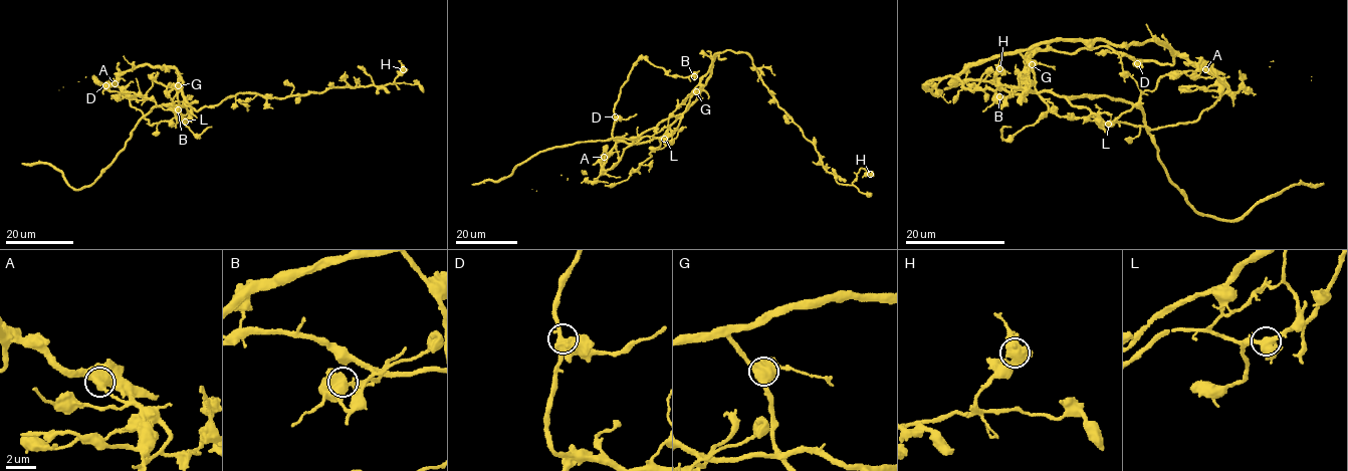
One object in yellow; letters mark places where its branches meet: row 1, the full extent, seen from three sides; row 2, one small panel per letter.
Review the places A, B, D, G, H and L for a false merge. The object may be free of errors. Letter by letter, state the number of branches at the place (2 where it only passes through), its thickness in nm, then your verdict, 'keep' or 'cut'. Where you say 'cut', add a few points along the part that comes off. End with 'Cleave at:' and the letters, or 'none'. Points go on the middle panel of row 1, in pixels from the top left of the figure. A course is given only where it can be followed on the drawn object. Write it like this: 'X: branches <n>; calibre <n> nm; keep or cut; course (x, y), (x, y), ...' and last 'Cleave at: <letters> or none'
A: branches 3; calibre 600 nm; cut; course (604, 157), (619, 142), (638, 144), (662, 138), (696, 100), (702, 86), (681, 103), (698, 88), (708, 98)
B: branches 3; calibre 600 nm; keep
D: branches 3; calibre 500 nm; keep
G: branches 3; calibre 550 nm; keep
H: branches 3; calibre 600 nm; keep
L: branches 3; calibre 480 nm; keep
Cleave at: A

